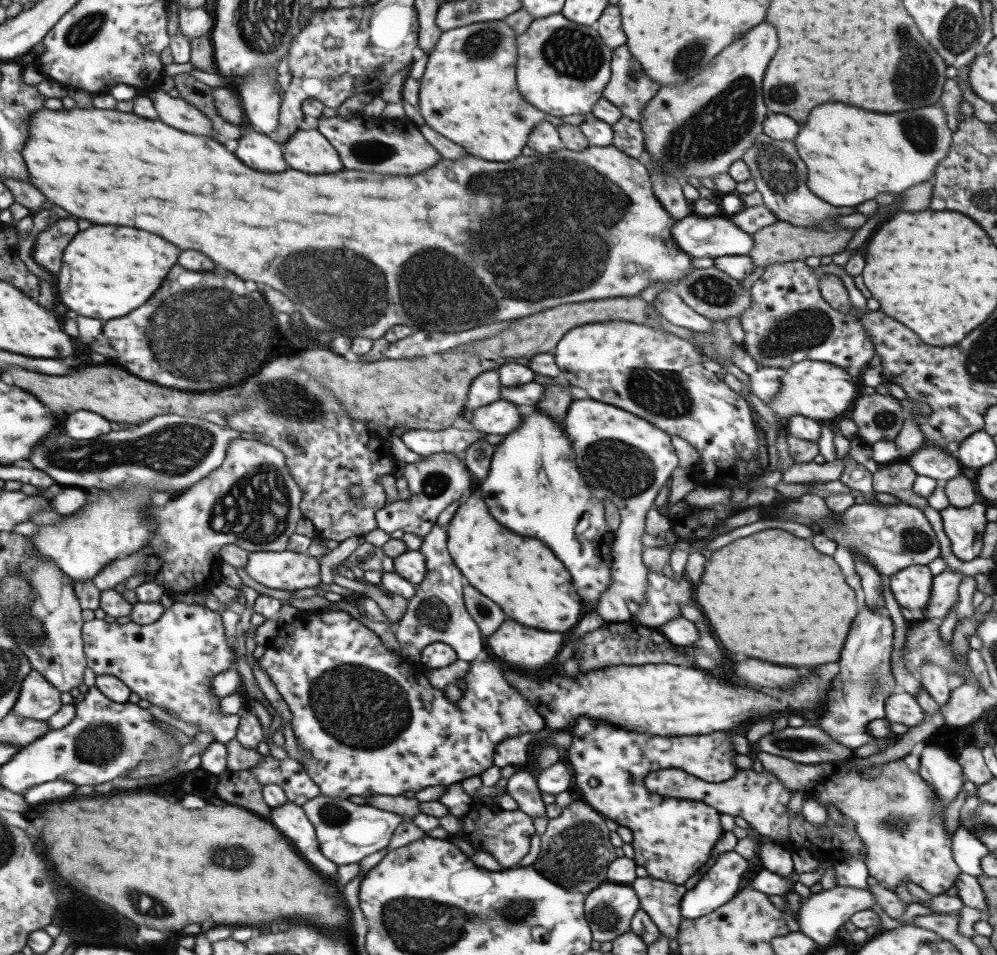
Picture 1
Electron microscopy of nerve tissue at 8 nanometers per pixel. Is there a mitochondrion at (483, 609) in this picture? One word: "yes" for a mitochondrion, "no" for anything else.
yes

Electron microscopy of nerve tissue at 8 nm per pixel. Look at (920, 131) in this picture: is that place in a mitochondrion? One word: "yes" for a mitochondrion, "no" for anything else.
yes

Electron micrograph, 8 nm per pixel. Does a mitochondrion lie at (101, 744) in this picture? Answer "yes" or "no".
yes

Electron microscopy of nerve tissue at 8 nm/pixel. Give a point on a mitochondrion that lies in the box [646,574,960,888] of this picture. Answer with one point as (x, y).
(889, 818)

